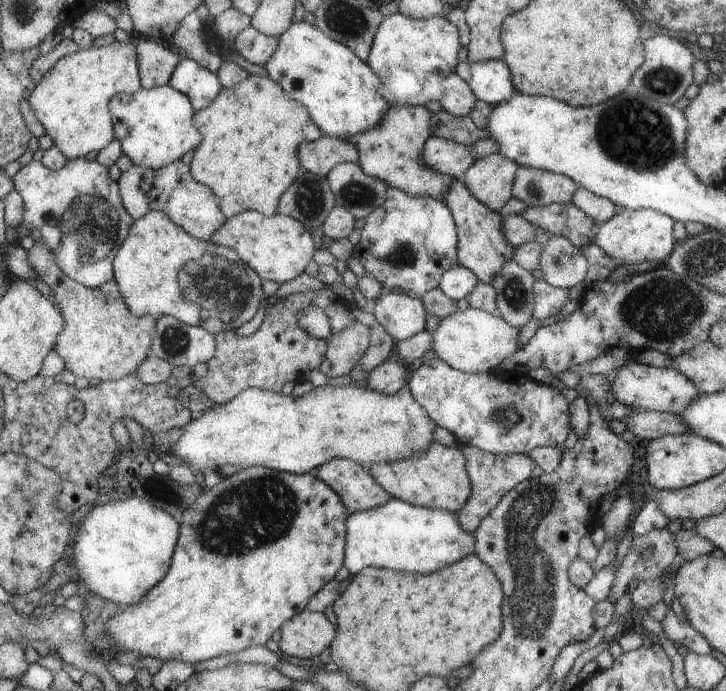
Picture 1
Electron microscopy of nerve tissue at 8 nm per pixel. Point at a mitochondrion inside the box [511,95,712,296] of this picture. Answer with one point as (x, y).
(557, 262)

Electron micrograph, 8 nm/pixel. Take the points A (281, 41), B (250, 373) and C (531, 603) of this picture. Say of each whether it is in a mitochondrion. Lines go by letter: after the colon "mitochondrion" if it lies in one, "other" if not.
A: other
B: other
C: mitochondrion

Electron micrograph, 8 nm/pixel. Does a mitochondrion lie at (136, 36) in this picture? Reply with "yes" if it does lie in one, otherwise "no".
no

